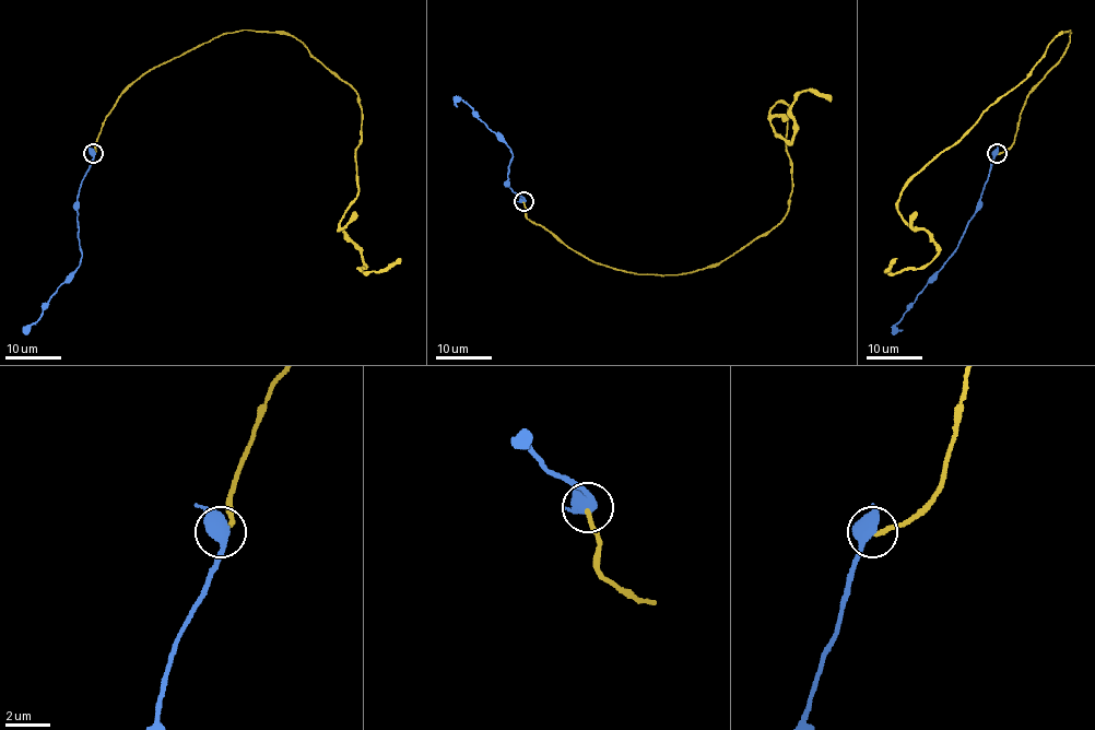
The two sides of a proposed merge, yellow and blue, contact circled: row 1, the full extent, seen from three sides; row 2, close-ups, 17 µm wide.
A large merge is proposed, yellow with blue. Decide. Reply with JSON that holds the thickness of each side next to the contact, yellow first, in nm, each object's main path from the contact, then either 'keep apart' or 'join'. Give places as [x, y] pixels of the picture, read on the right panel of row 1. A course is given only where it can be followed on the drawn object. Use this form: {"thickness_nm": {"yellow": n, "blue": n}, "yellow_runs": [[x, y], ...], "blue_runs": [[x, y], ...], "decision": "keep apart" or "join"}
{"thickness_nm": {"yellow": 180, "blue": 550}, "yellow_runs": [[997, 153], [1070, 30], [904, 188], [898, 211], [938, 254], [885, 271], [897, 257]], "blue_runs": [[997, 153], [981, 193], [980, 208], [968, 222], [953, 255], [895, 325], [898, 331], [903, 329]], "decision": "keep apart"}

